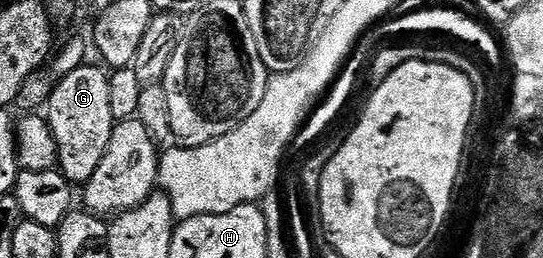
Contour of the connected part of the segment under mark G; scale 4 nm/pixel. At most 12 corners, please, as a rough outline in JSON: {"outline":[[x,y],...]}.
{"outline":[[84,66],[45,105],[58,171],[86,185],[117,123],[111,78]]}

